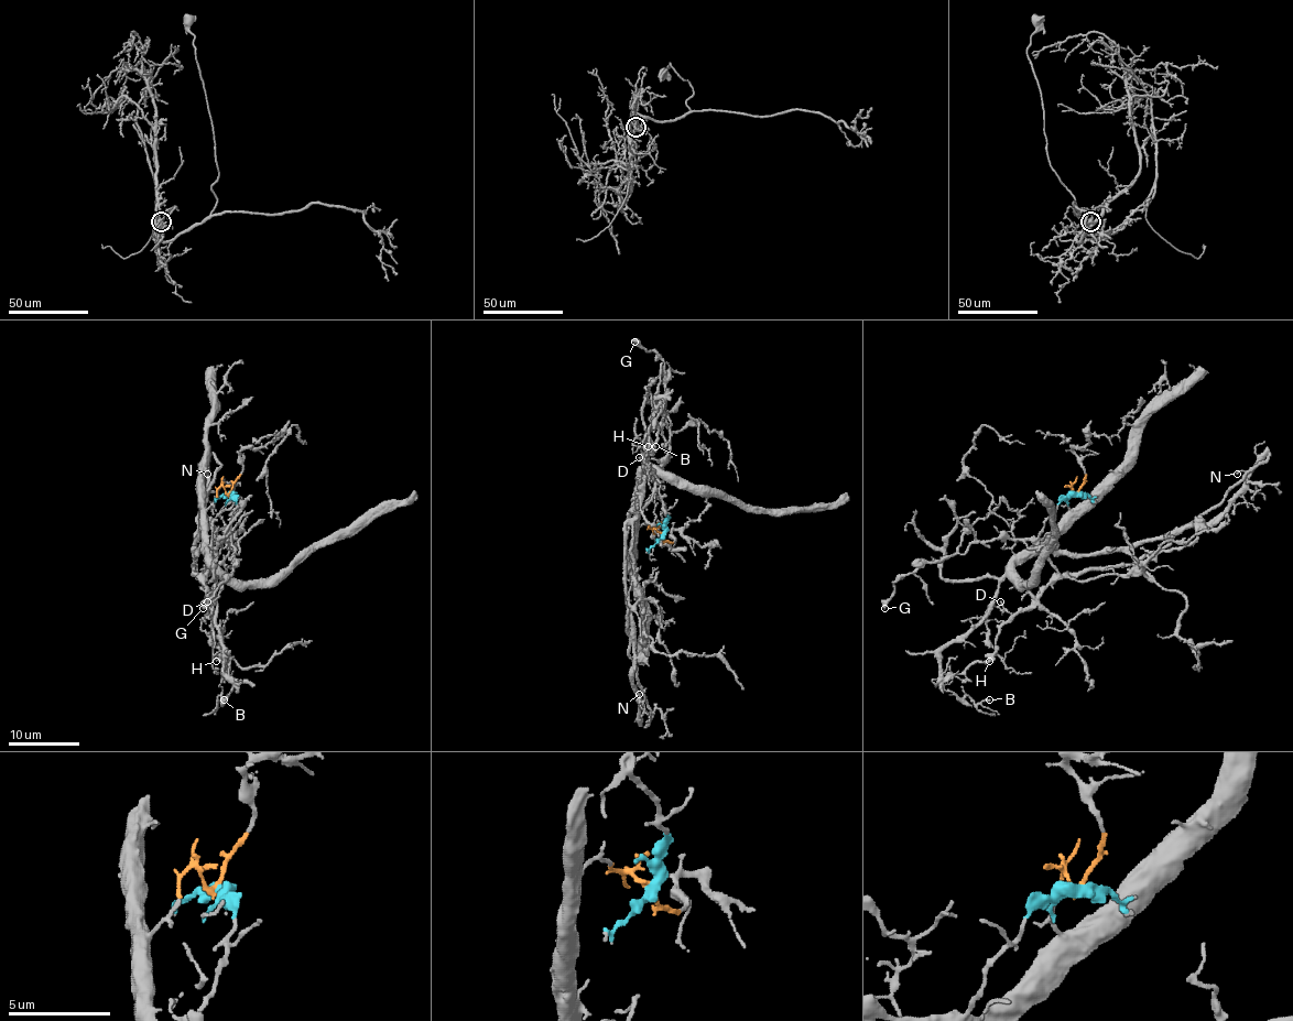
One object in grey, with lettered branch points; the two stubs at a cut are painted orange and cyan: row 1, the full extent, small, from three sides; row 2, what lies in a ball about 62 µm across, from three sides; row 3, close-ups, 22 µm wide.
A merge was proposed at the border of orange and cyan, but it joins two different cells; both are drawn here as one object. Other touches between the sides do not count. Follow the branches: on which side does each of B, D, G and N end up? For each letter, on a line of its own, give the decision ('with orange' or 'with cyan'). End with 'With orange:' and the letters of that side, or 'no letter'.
B: with orange
D: with cyan
G: with cyan
N: with orange
With orange: B, N

